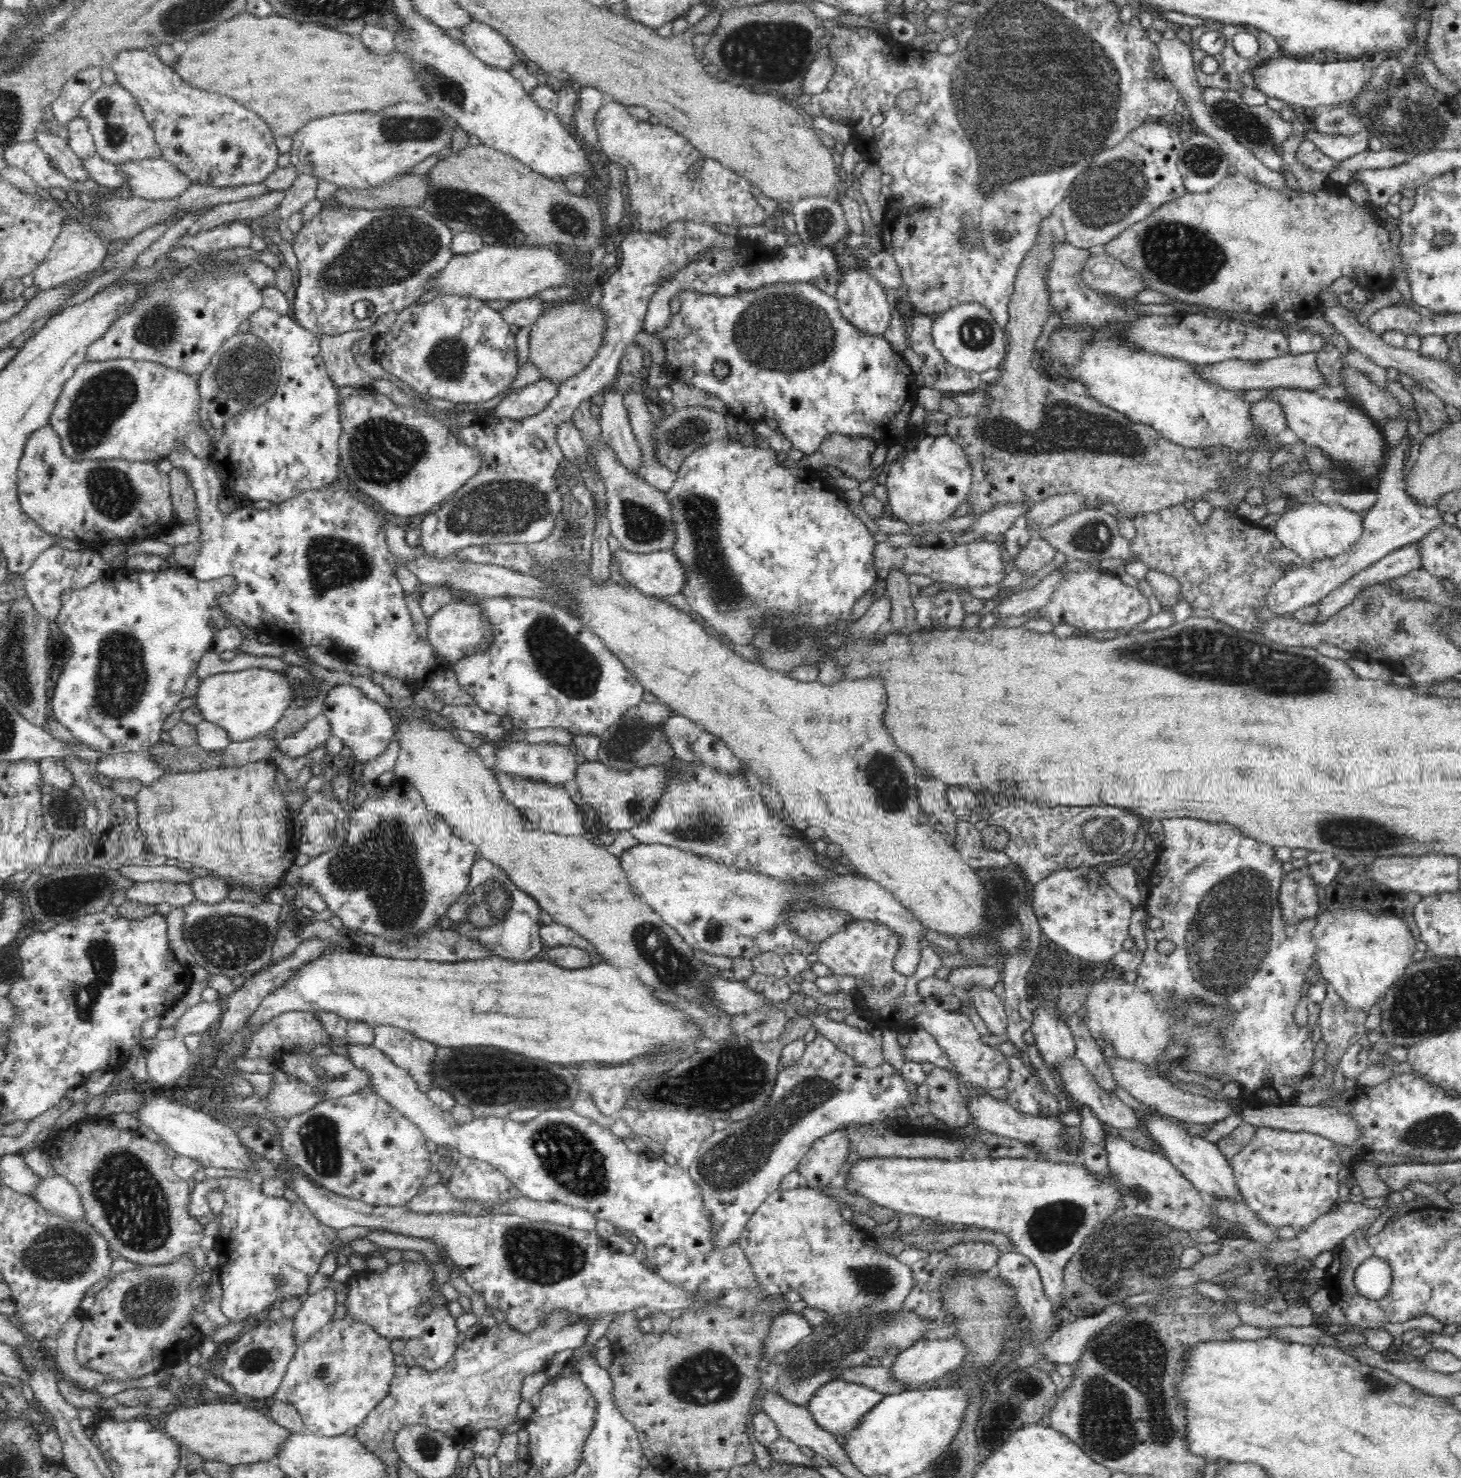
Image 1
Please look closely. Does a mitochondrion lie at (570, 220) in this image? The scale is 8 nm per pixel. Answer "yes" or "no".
yes

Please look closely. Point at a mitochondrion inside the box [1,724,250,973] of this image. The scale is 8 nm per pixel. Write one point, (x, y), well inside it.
(85, 899)

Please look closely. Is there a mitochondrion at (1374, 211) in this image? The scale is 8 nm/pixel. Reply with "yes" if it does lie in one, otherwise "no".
no

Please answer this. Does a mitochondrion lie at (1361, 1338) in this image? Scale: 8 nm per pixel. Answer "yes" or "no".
no

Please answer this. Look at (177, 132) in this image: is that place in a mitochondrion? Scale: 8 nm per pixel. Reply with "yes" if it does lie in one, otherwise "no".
no

